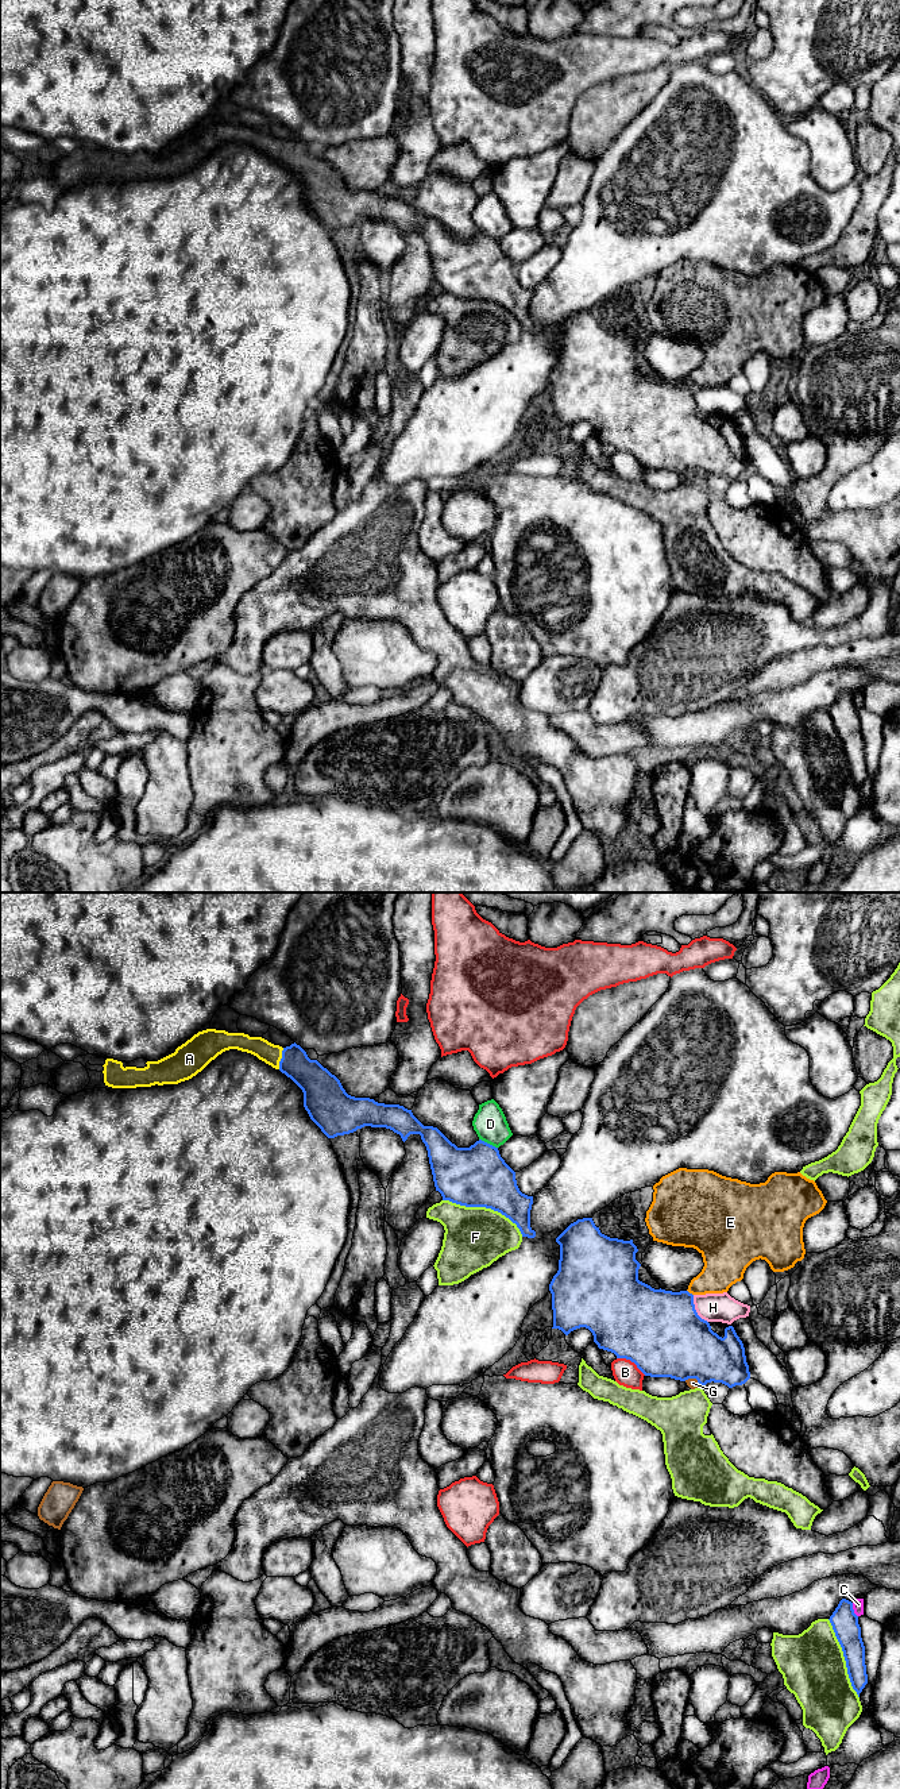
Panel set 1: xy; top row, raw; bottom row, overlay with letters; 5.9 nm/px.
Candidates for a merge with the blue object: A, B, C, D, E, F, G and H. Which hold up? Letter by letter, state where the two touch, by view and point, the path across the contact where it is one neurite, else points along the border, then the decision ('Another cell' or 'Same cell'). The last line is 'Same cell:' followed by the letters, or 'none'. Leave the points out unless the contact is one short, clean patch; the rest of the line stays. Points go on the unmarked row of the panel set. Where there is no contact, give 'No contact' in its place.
A: Touches blue at xy (281, 151). Path across: xy (316, 174), (292, 153), (281, 151), (265, 143). Same cell
B: Touches blue at xy (632, 454). Another cell
C: Touches blue at xy (853, 702). Another cell
D: Touches blue at xy (489, 236). Another cell
E: Touches blue at xy (688, 385). Boundary: xy (687, 382), (692, 388). Another cell
F: Touches blue at xy (485, 299). Another cell
G: Touches blue at xy (694, 470). Another cell
H: Touches blue at xy (695, 403). Another cell
Same cell: A

